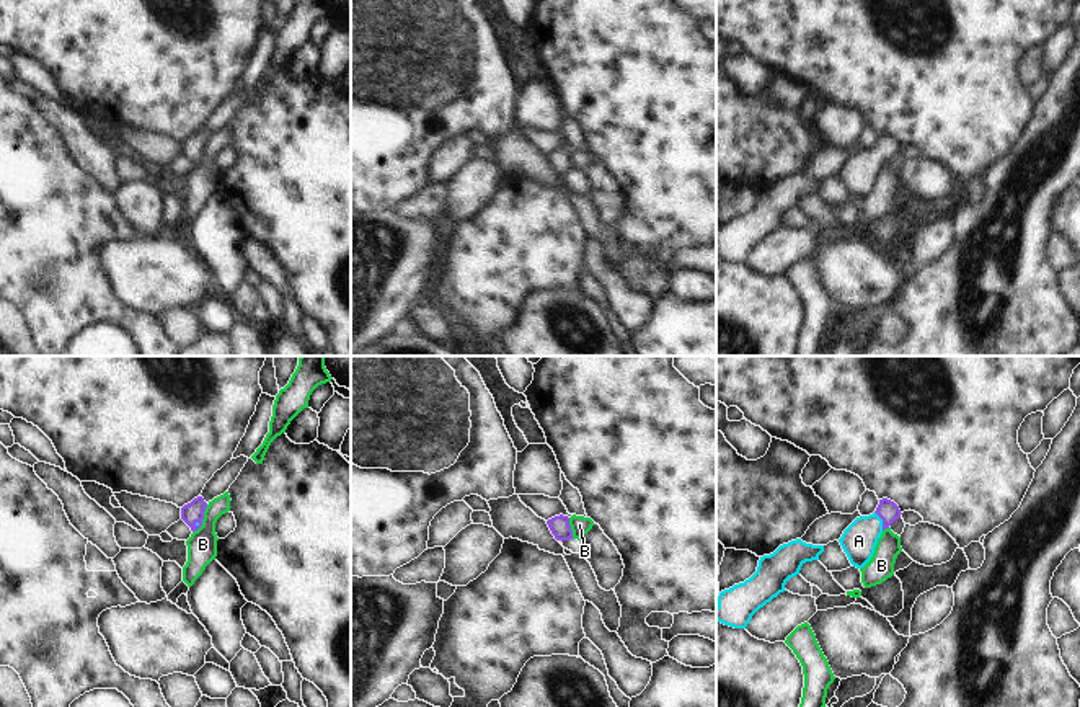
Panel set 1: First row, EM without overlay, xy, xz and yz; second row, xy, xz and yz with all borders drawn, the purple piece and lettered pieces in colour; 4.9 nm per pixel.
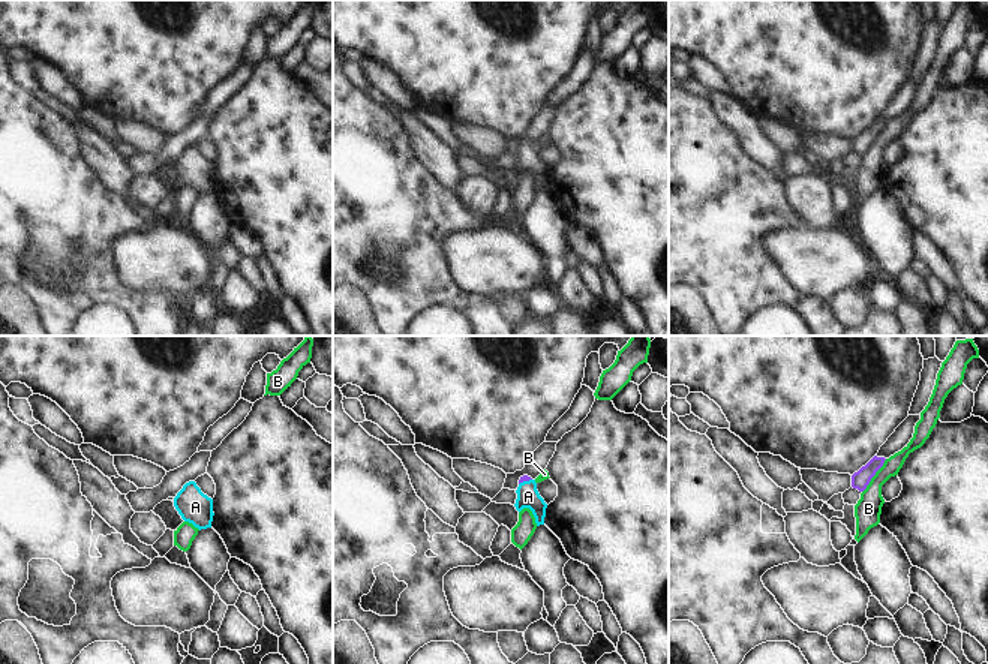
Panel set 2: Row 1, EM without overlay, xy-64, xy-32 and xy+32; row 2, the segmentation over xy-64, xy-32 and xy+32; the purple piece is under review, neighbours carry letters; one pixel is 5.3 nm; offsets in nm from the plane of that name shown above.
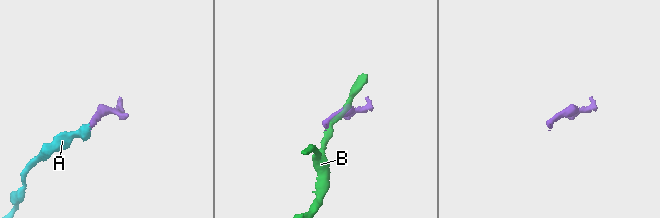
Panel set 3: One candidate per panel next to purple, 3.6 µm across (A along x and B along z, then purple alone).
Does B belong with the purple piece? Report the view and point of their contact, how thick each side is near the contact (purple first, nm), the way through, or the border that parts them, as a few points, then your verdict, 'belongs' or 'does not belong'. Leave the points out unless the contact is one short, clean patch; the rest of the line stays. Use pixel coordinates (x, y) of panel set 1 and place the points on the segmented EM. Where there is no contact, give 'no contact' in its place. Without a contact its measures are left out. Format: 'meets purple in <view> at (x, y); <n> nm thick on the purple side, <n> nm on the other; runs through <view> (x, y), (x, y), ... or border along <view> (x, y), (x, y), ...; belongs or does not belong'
meets purple in xy at (203, 518); 110 nm thick on the purple side, 140 nm on the other; does not belong

